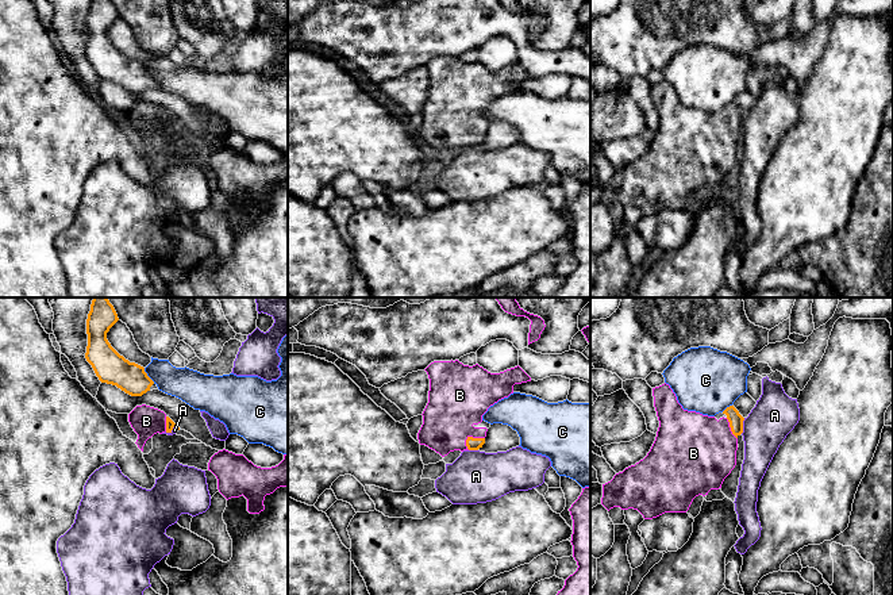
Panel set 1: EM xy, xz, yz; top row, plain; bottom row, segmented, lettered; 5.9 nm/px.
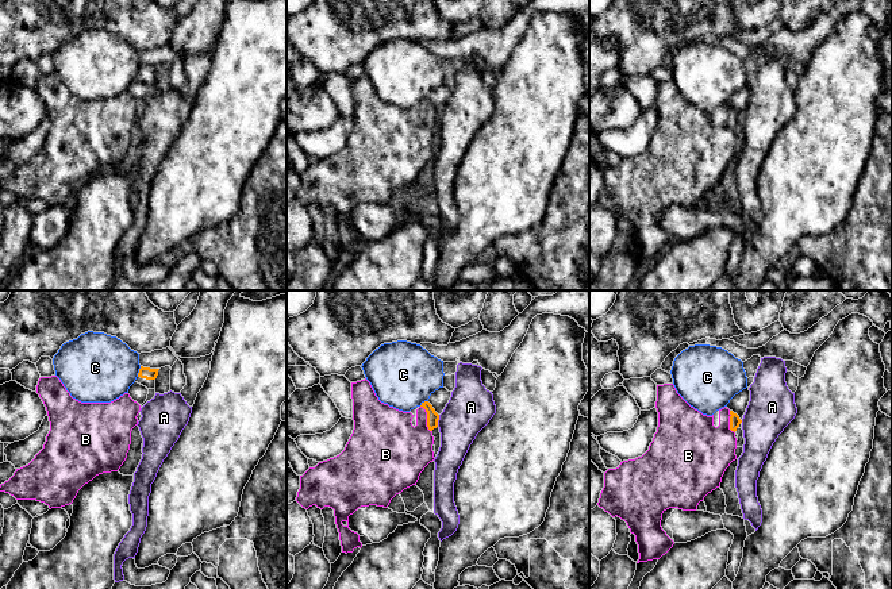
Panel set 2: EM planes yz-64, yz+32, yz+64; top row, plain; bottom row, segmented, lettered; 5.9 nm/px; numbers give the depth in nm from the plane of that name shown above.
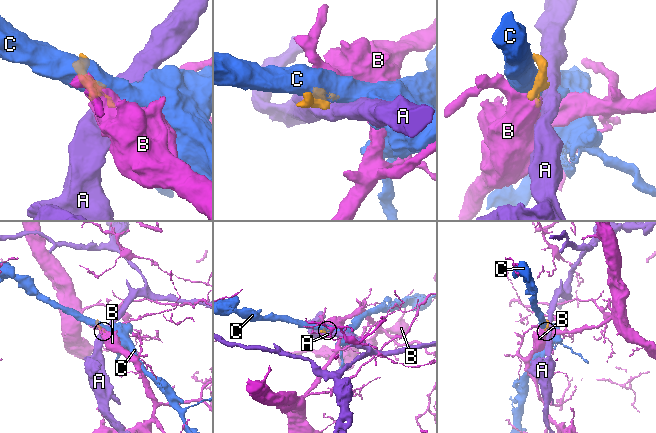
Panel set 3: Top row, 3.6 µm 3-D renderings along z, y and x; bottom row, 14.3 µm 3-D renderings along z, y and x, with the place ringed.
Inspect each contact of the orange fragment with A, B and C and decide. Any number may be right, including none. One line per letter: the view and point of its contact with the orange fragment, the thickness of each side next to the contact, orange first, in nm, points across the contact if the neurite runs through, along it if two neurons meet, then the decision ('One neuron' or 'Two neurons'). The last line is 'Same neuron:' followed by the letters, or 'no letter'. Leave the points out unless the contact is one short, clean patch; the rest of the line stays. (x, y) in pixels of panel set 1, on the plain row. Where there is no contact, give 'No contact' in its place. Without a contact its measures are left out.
A: Touches orange at yz (742, 123). Thickness 90 nm (orange) against 260 nm. Boundary: yz (745, 115), (741, 130). Two neurons
B: Touches orange at xz (470, 134). Thickness 80 nm (orange) against 360 nm. One neuron
C: Touches orange at xy (147, 73). Thickness 190 nm (orange) against 190 nm. Two neurons
Same neuron: B

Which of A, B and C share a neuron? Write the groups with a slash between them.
A / B / C

